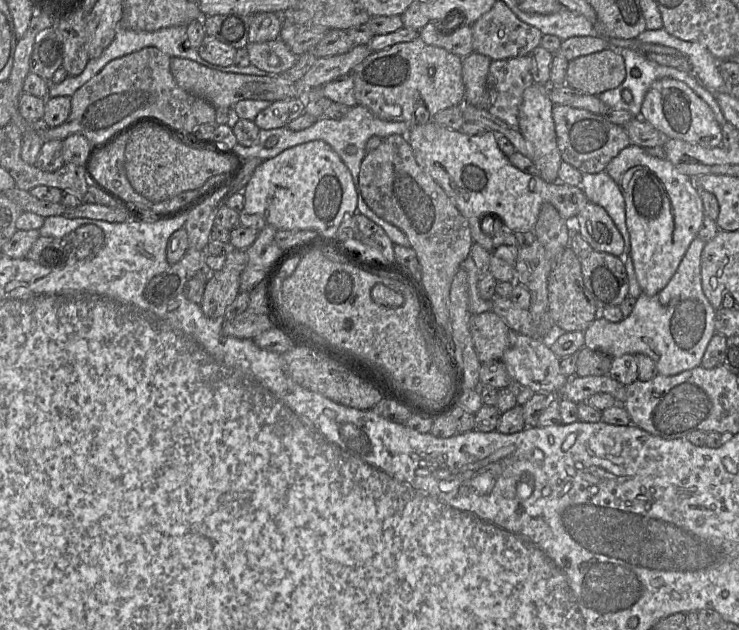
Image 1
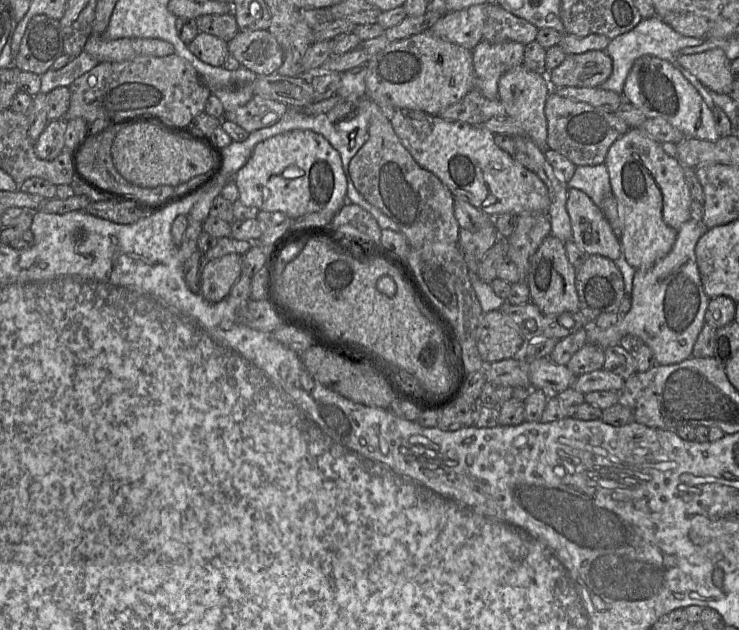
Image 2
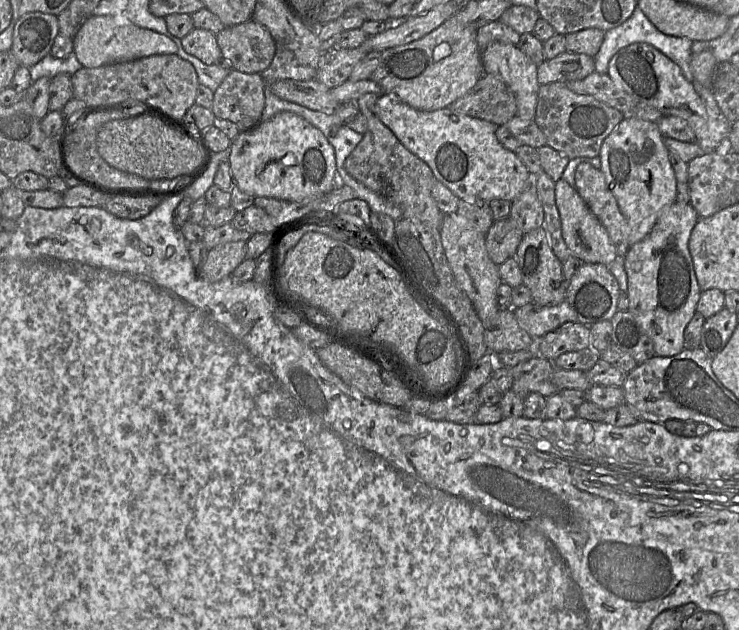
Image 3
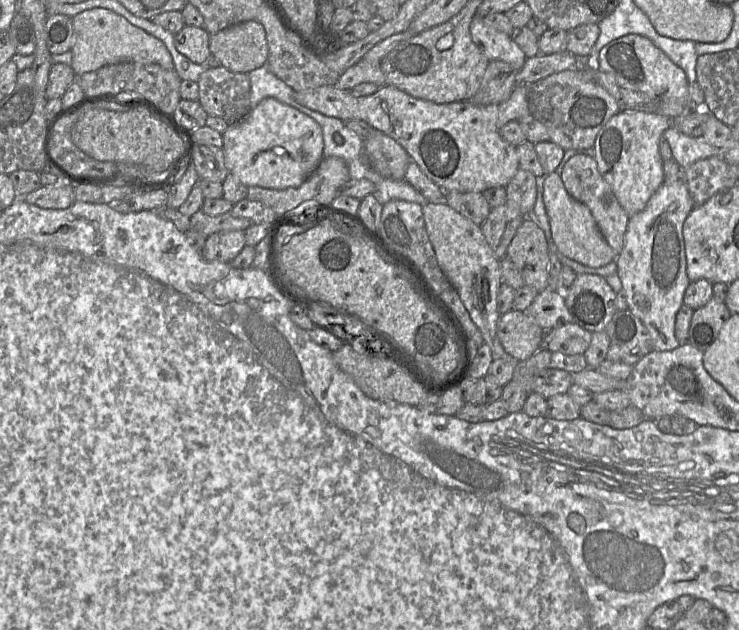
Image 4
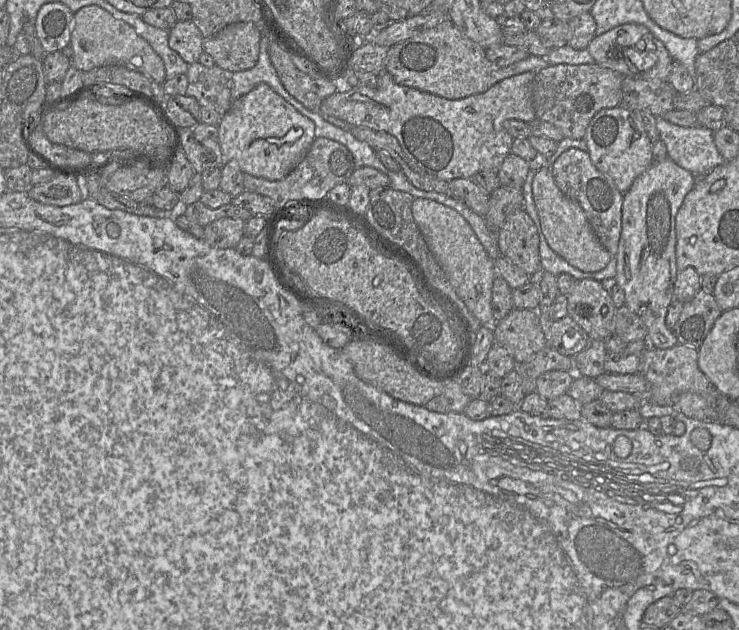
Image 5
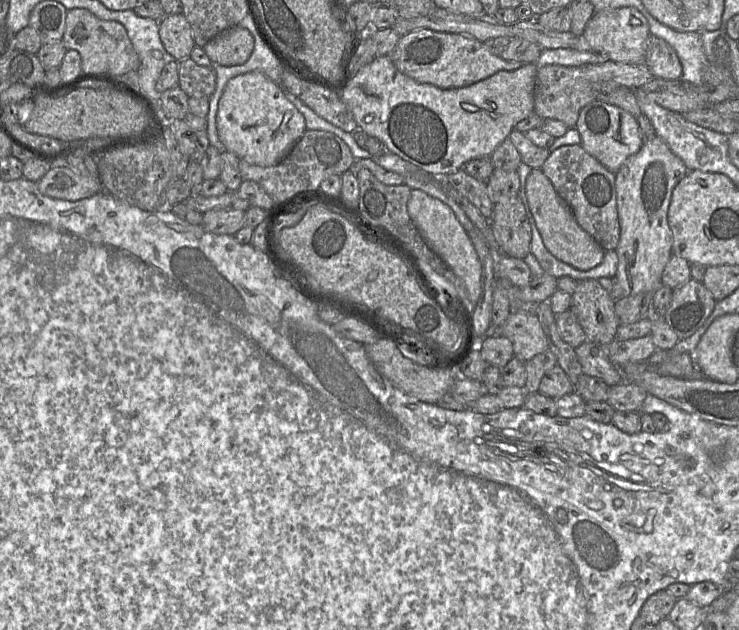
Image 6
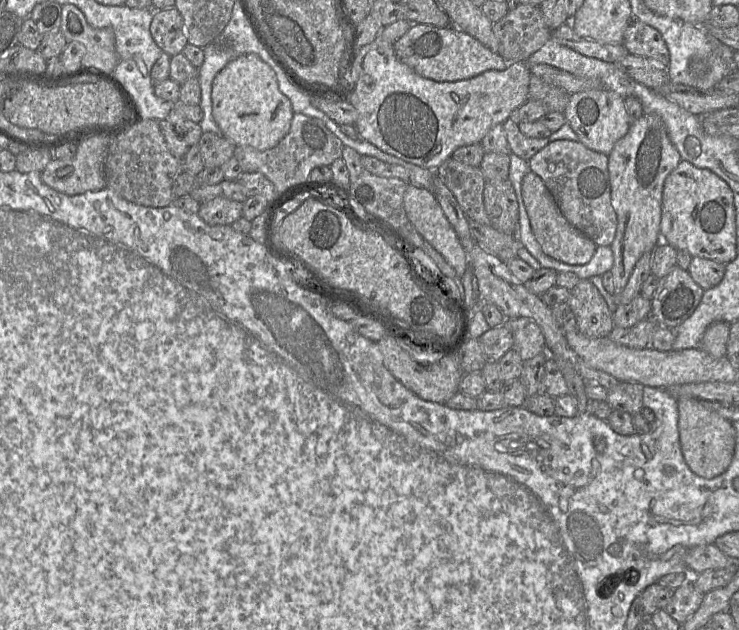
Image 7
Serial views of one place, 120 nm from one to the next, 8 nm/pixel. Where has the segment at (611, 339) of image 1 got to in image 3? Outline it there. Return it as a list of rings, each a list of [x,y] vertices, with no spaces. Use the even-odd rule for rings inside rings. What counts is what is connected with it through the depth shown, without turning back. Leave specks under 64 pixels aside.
[[[676,200],[661,210],[648,235],[631,245],[624,256],[628,311],[653,341],[657,356],[671,357],[684,350],[684,330],[696,312],[701,289],[688,242],[698,220],[699,216],[690,203]]]

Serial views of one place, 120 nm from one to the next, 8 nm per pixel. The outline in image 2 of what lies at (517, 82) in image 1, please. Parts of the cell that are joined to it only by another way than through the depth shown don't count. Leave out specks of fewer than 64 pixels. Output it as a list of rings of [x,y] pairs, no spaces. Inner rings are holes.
[[[481,40],[473,53],[475,87],[488,99],[498,99],[498,84],[507,71],[524,64],[525,45],[506,41],[498,44]]]

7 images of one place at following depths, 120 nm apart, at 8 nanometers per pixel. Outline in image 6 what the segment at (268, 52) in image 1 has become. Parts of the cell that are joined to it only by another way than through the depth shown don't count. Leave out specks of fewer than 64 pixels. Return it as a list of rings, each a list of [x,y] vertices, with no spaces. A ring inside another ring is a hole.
[[[235,25],[209,40],[202,49],[212,64],[238,66],[251,56],[254,38],[246,28]]]

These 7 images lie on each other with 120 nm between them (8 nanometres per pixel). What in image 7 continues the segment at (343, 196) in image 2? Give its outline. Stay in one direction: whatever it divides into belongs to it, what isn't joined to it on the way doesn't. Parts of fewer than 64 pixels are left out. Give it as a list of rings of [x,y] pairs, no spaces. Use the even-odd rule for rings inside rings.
[[[254,53],[230,61],[212,82],[212,116],[221,134],[236,146],[257,150],[275,147],[289,132],[294,115],[290,100],[281,93],[275,71]]]

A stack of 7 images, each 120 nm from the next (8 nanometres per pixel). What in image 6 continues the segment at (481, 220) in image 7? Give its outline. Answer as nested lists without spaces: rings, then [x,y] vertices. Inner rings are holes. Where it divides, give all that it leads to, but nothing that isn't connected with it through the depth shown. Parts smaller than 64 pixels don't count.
[[[463,169],[448,174],[449,183],[465,196],[490,221],[493,214],[493,205],[487,190],[486,182],[470,176]]]

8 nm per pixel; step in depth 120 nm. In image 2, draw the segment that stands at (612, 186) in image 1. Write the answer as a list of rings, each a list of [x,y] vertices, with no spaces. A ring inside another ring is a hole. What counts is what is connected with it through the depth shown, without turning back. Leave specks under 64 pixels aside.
[[[606,165],[576,166],[573,177],[567,182],[569,188],[584,192],[600,207],[602,201],[613,195]]]

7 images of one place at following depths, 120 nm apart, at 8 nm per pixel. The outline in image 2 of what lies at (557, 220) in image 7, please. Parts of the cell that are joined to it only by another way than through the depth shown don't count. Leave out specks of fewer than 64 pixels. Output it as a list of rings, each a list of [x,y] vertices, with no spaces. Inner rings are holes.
[[[569,188],[566,209],[570,217],[572,240],[588,255],[616,261],[621,255],[620,239],[614,234],[602,210],[584,192]]]

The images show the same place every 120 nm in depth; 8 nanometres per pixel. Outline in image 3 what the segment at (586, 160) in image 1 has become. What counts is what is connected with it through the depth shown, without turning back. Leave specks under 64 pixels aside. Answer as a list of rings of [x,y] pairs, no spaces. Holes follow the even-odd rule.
[[[553,82],[539,87],[534,121],[542,130],[546,145],[568,158],[598,157],[605,138],[625,115],[590,95],[576,94],[566,83]]]

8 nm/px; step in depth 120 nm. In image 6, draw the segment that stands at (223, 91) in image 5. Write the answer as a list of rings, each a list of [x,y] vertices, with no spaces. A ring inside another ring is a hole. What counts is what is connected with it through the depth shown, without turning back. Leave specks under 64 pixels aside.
[[[190,58],[177,61],[178,84],[188,97],[209,98],[216,88],[213,67],[199,66]]]

